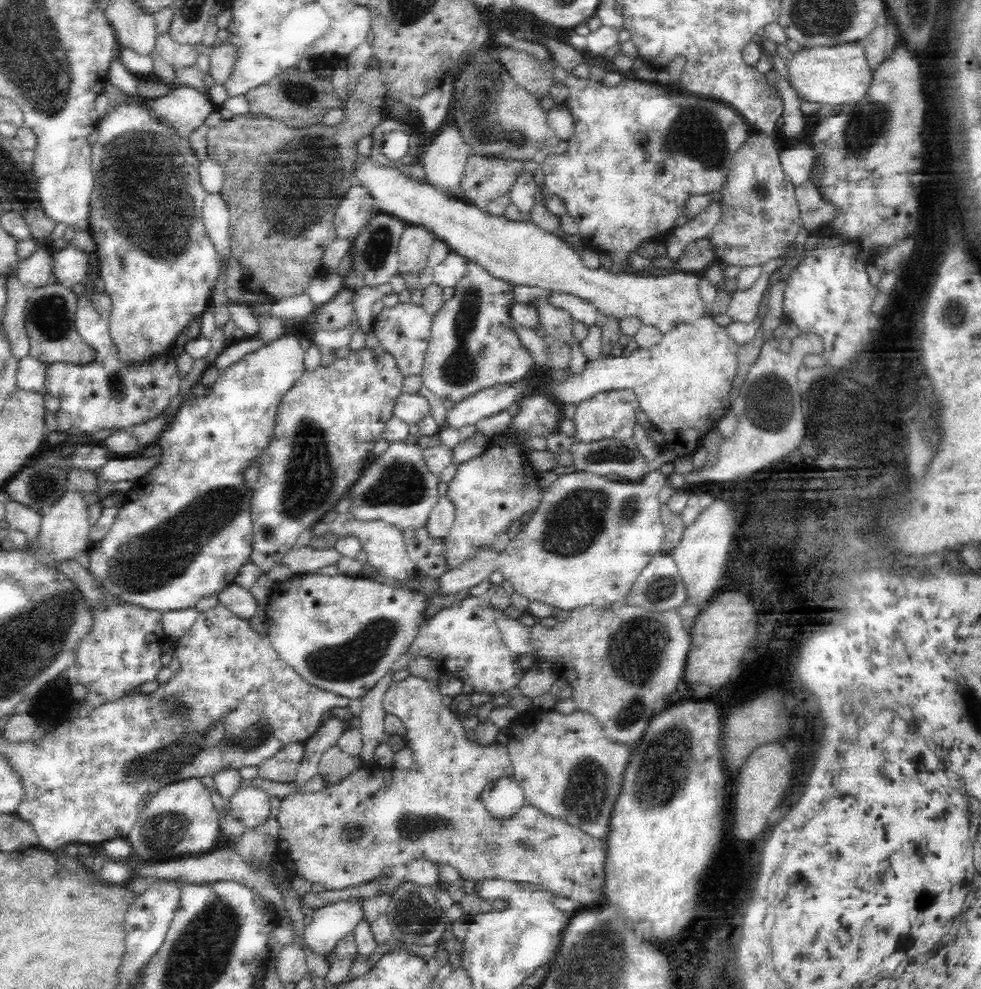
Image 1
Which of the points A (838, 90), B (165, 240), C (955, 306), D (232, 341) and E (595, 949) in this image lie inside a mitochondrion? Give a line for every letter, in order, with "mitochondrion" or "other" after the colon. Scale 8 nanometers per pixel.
A: other
B: mitochondrion
C: mitochondrion
D: other
E: mitochondrion

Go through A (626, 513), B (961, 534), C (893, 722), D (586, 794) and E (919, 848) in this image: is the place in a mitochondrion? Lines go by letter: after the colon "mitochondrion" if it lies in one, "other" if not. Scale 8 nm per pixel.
A: mitochondrion
B: mitochondrion
C: other
D: mitochondrion
E: mitochondrion

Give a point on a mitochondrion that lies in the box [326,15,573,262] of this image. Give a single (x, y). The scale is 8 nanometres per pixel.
(486, 123)

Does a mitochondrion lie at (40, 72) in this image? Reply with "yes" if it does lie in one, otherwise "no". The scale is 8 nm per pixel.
yes

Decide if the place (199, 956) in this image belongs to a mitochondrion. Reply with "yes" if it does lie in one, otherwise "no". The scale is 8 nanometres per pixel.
yes

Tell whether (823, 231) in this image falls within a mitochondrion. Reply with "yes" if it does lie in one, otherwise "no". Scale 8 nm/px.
no

